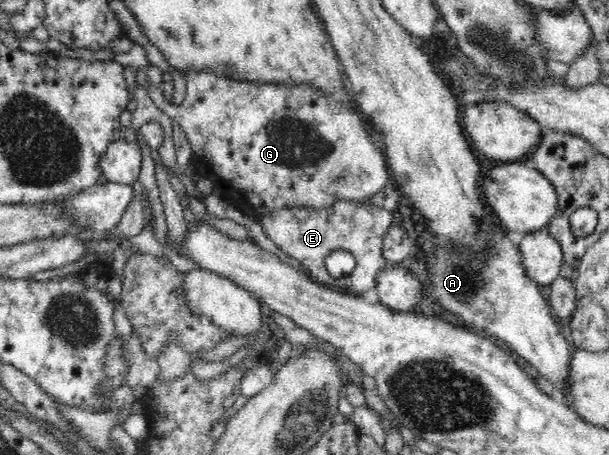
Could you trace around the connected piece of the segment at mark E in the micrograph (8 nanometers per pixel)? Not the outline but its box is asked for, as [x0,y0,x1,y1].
[261,200,393,297]

